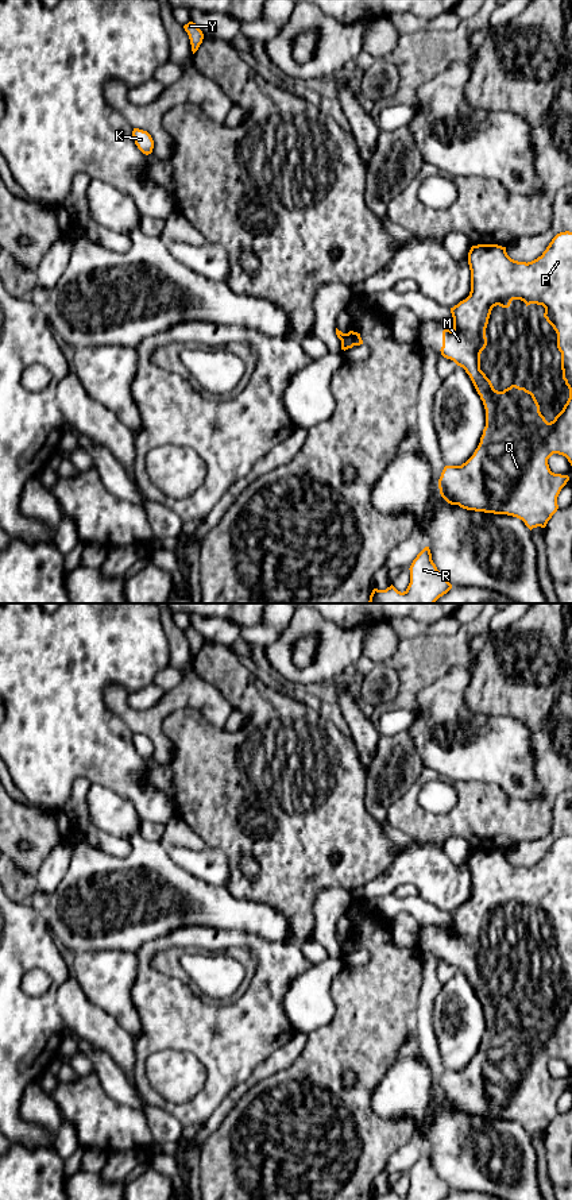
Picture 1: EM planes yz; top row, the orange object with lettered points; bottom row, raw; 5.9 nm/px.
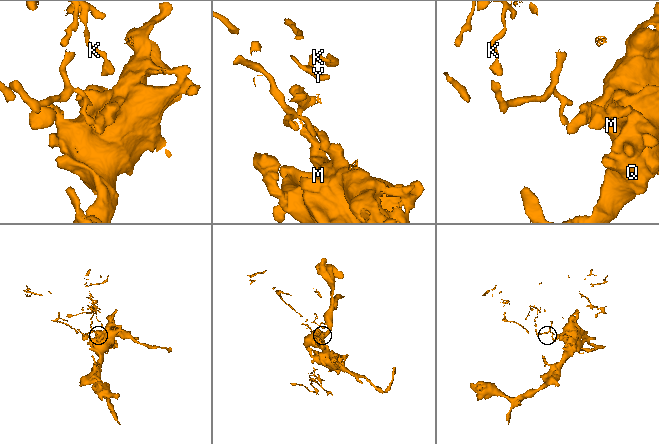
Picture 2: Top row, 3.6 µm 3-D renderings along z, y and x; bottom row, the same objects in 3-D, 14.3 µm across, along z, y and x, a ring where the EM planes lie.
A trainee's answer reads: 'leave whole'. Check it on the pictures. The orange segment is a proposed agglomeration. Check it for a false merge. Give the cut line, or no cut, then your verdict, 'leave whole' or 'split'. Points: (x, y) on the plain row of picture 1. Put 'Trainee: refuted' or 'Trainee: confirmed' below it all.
yz (346, 938), (340, 944) | split
Trainee: refuted

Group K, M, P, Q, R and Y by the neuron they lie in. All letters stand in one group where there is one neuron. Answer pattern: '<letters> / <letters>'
K Y / M P Q R

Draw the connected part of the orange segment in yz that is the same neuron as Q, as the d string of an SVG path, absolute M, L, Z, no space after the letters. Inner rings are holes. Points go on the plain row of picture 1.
M572 837L557 838L541 861L532 867L511 864L506 852L498 849L472 850L468 857L471 875L469 900L451 912L453 934L444 931L441 960L463 972L469 980L486 1014L486 1031L480 1047L474 1060L461 1070L445 1070L438 1084L441 1101L451 1110L459 1110L467 1115L507 1119L533 1133L545 1133L552 1120L557 1116L557 1101L569 1085L568 1080L550 1076L548 1064L553 1058L563 1060L572 1070ZM513 904L521 904L527 910L537 908L545 912L544 922L557 938L557 953L561 957L563 984L569 993L569 1003L563 1015L548 1027L540 1016L534 999L525 992L511 989L503 996L494 993L491 985L480 975L480 958L487 950L486 933L494 911L509 912Z

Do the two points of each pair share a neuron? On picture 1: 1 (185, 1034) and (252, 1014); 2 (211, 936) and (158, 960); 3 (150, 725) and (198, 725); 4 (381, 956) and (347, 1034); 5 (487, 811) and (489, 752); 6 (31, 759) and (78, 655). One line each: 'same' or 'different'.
1: same
2: different
3: different
4: same
5: different
6: same

